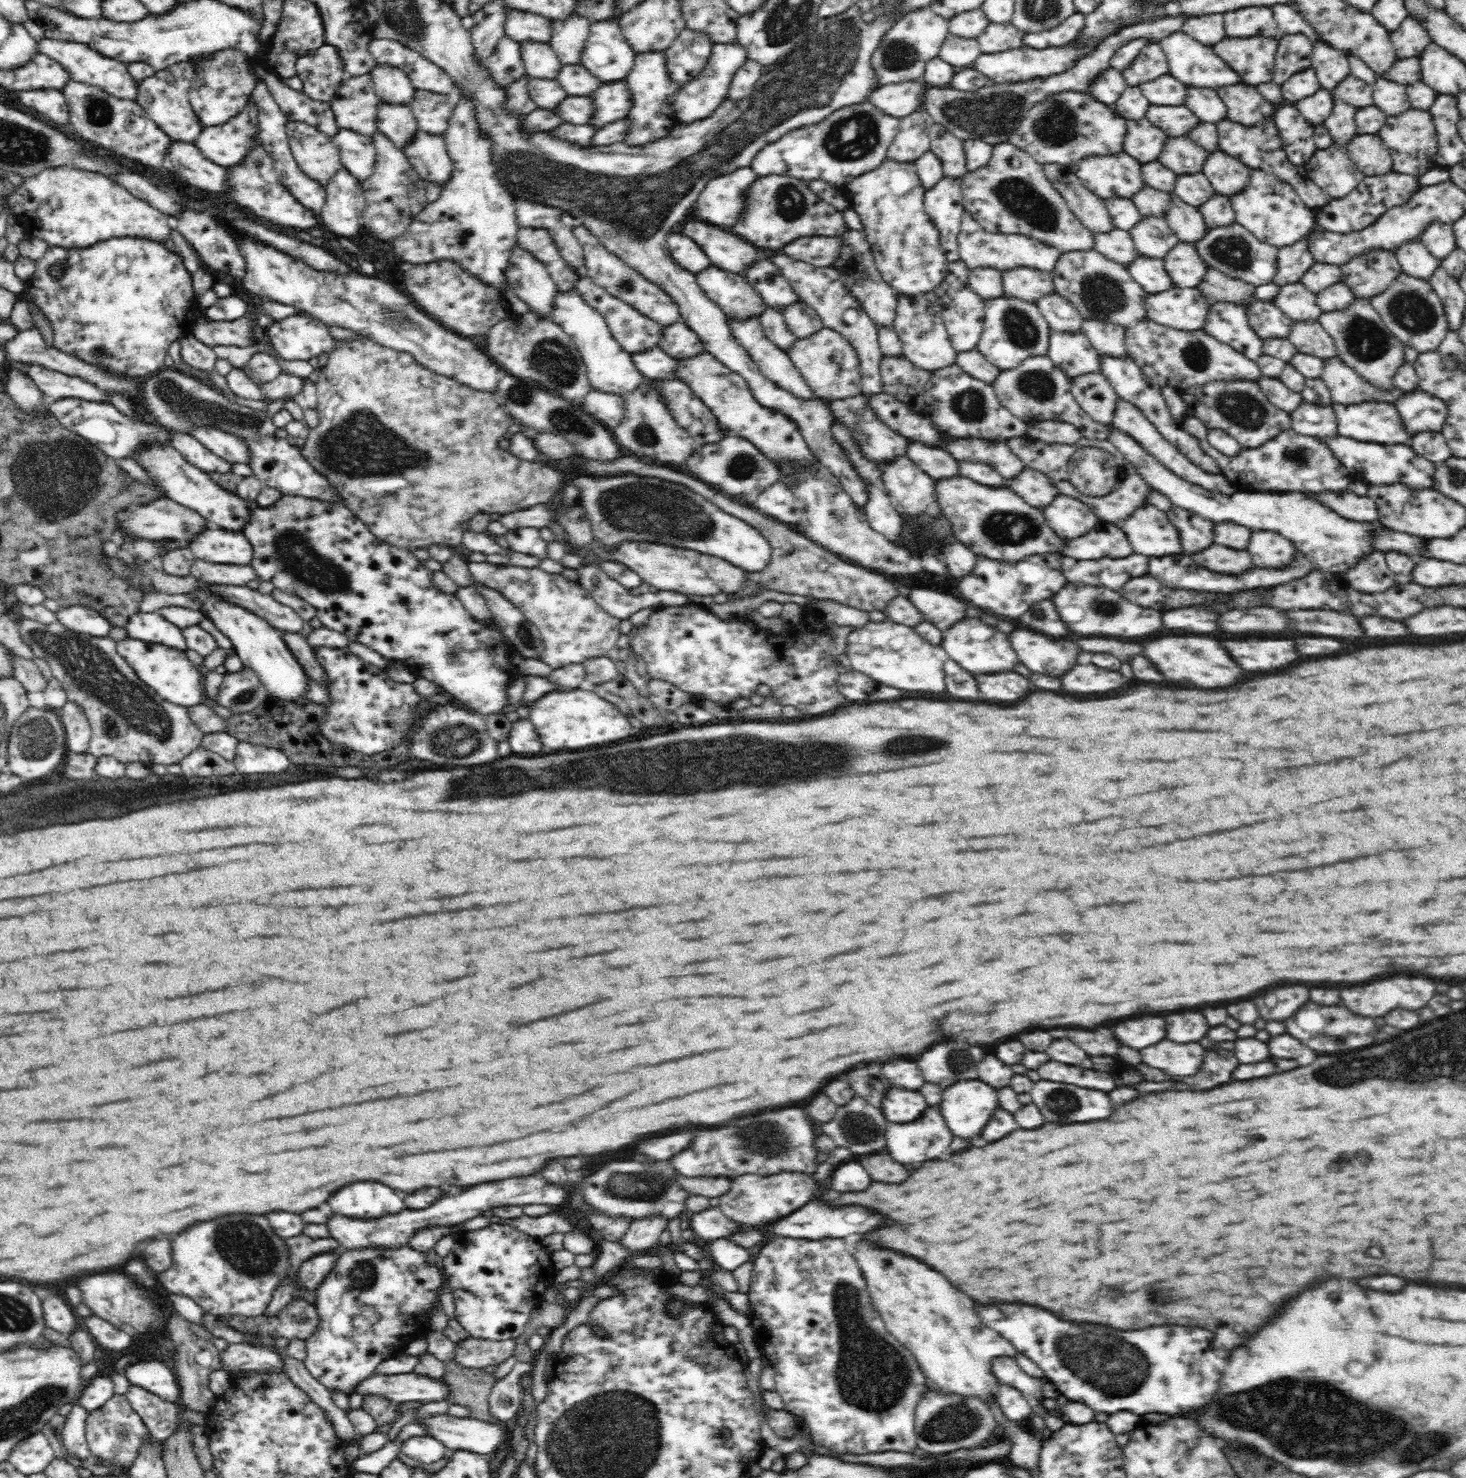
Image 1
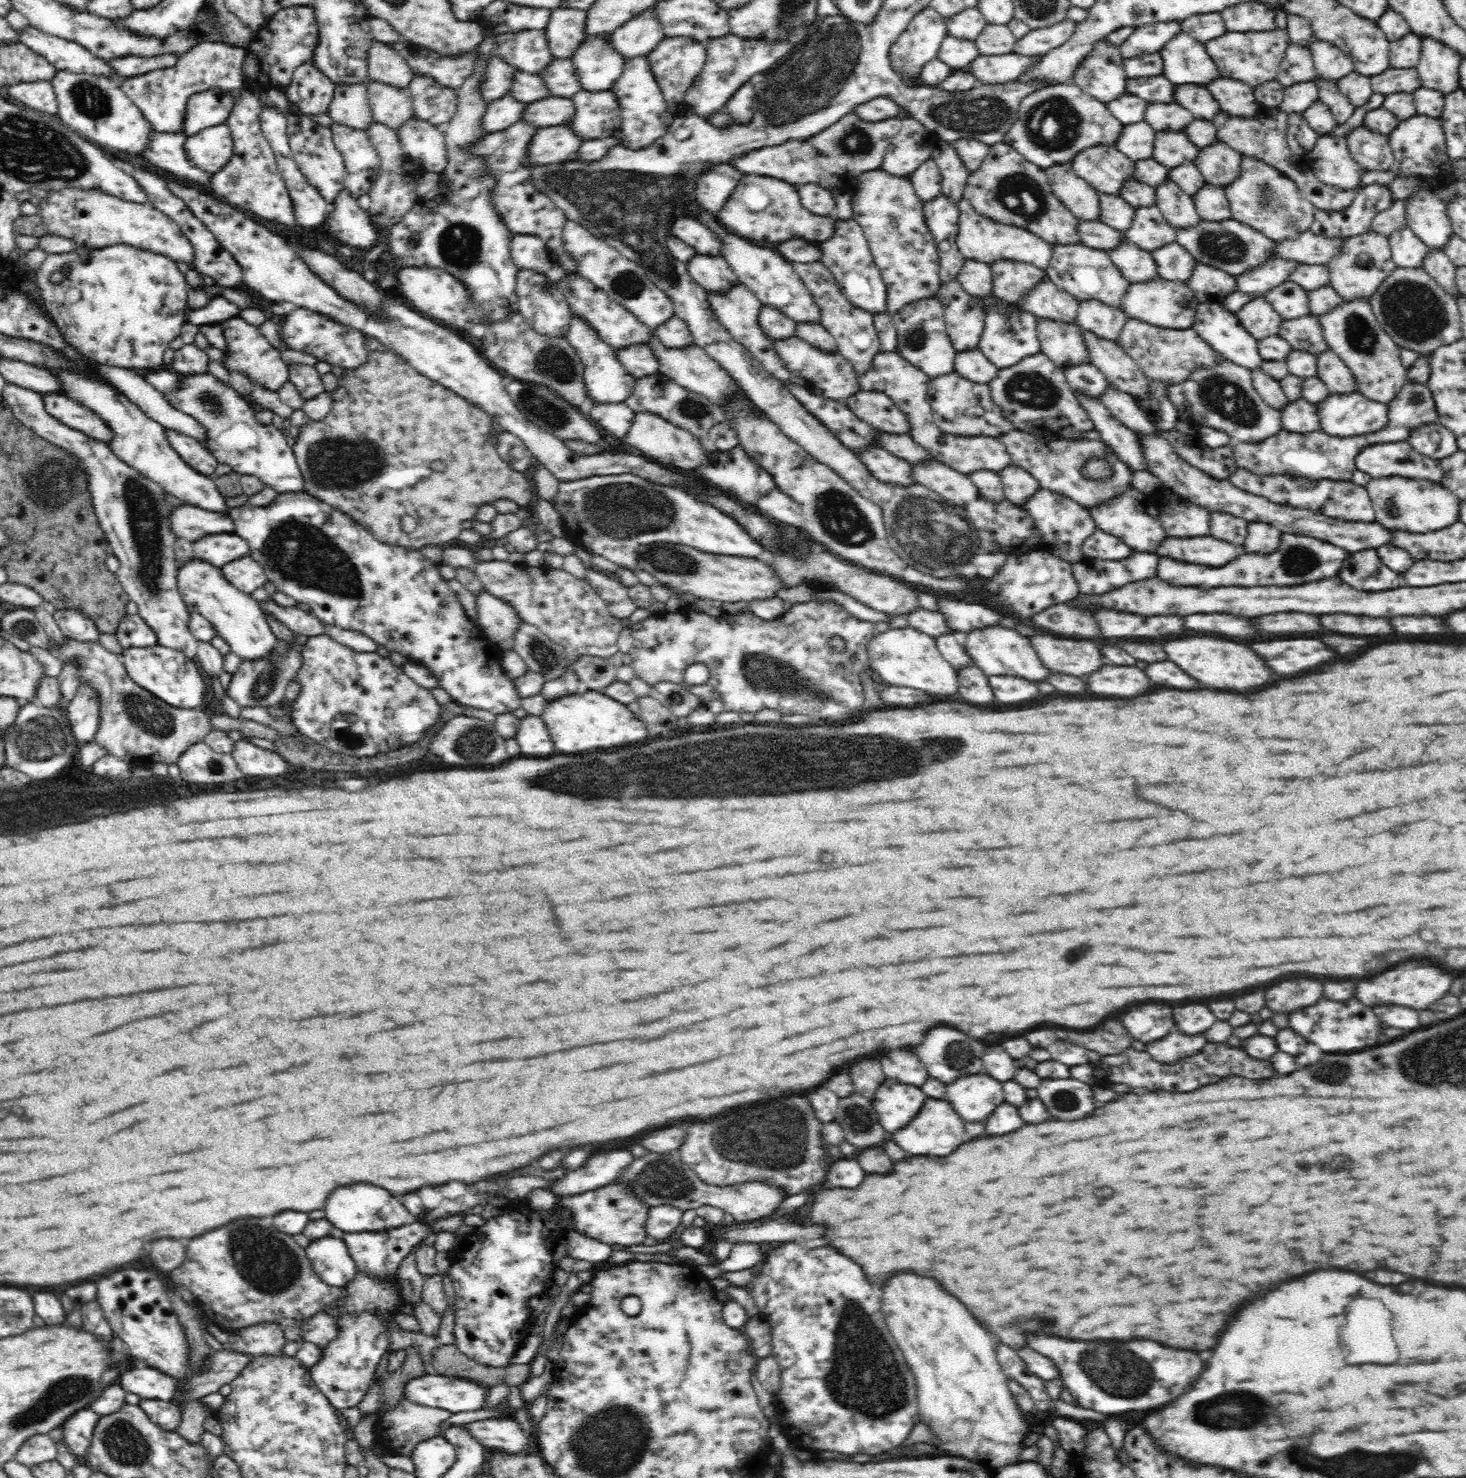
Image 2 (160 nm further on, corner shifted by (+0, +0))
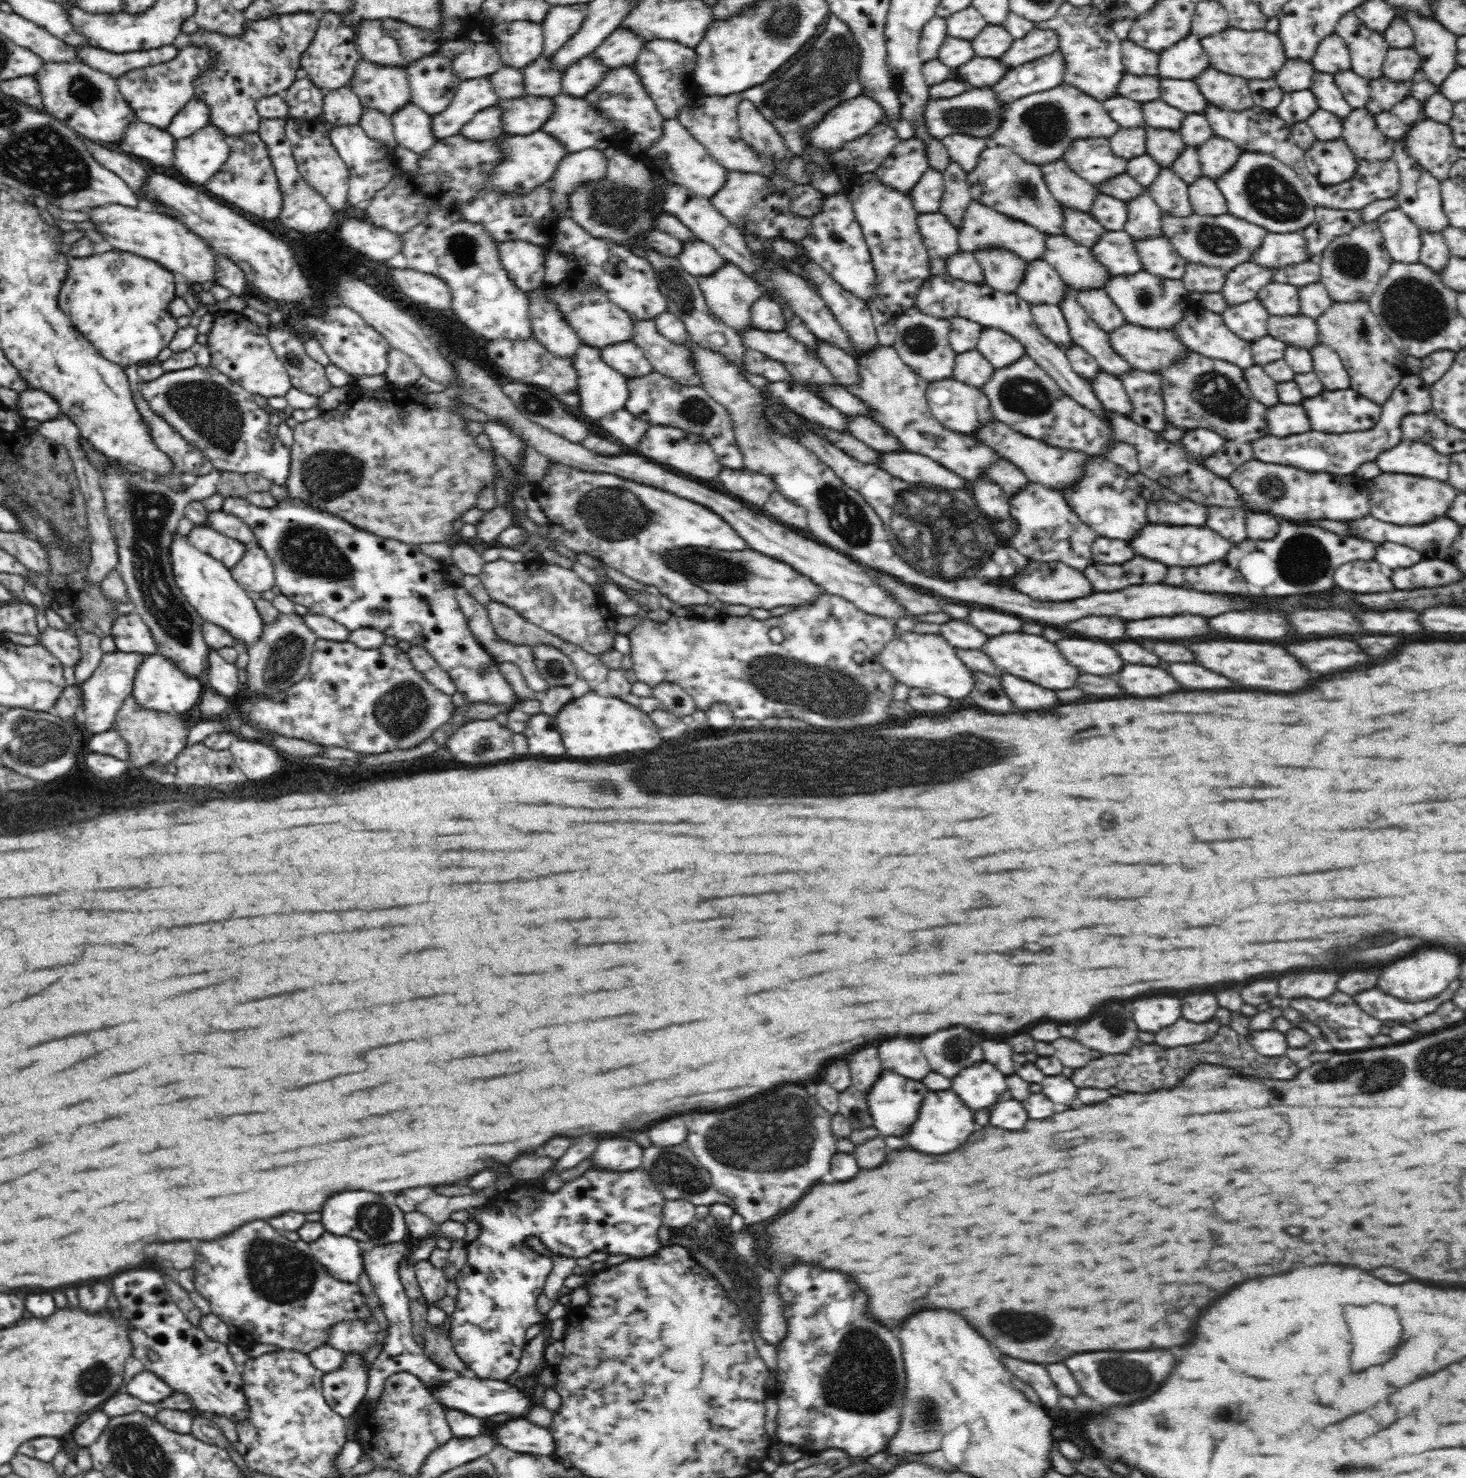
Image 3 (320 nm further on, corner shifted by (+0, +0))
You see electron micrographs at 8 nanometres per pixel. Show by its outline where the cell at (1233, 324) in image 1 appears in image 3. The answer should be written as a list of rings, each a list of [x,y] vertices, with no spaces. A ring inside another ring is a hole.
[[[1198,308],[1182,318],[1180,324],[1175,326],[1178,337],[1188,345],[1190,350],[1203,354],[1208,358],[1220,359],[1226,362],[1233,362],[1243,369],[1254,366],[1253,341],[1240,338],[1233,330],[1226,325],[1225,318],[1221,313]]]

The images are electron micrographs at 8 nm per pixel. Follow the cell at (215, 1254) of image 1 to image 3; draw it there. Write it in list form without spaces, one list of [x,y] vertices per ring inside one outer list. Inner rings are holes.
[[[266,1220],[246,1222],[226,1236],[198,1242],[194,1250],[195,1260],[191,1267],[196,1292],[210,1302],[211,1312],[228,1325],[232,1339],[240,1340],[245,1349],[258,1343],[273,1344],[279,1349],[308,1354],[313,1348],[325,1344],[325,1330],[334,1323],[346,1319],[371,1319],[371,1312],[366,1308],[356,1283],[332,1278],[312,1256],[304,1240],[288,1240],[286,1236],[278,1234],[276,1228],[270,1230]]]

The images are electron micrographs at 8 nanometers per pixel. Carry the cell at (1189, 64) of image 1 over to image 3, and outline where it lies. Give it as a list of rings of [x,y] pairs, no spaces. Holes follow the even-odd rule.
[[[1190,33],[1172,46],[1159,52],[1160,76],[1176,80],[1194,80],[1206,68],[1210,68],[1210,59],[1200,46],[1201,39]]]

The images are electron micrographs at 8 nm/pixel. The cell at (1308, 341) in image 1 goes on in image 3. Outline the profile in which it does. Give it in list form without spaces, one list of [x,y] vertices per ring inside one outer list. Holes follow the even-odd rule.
[[[1304,314],[1290,317],[1271,315],[1268,334],[1289,346],[1306,350],[1321,344],[1316,319]]]

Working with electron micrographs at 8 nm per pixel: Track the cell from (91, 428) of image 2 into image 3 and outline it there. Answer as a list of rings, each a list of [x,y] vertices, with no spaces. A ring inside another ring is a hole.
[[[34,388],[21,392],[20,414],[41,423],[65,416],[57,399],[45,390]]]

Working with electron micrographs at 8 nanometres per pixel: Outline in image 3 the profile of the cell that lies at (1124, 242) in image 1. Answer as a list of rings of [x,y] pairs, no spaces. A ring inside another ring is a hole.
[[[1066,208],[1064,210],[1066,215],[1065,235],[1072,241],[1092,248],[1108,233],[1107,229],[1101,226],[1092,214]]]

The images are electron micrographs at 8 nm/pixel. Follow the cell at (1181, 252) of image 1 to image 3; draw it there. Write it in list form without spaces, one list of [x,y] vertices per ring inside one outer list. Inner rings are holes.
[[[1166,237],[1136,243],[1144,270],[1159,277],[1182,279],[1189,262]]]

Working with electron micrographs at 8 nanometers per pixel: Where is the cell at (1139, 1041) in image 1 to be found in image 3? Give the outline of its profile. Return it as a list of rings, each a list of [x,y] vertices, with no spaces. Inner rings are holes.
[[[1170,996],[1146,998],[1132,1002],[1132,1020],[1139,1032],[1156,1034],[1163,1028],[1176,1024],[1181,1018],[1180,1000]]]

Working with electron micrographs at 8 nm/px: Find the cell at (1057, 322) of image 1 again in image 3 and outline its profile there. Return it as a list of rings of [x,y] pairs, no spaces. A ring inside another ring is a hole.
[[[1043,258],[1027,262],[1026,274],[1016,295],[1032,306],[1062,305],[1067,296],[1066,285],[1058,273]]]

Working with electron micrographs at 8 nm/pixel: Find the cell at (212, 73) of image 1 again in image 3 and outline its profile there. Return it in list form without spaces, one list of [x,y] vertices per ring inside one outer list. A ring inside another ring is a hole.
[[[191,98],[185,107],[173,118],[172,124],[167,131],[174,135],[176,140],[192,136],[201,128],[210,125],[210,105],[204,99]]]

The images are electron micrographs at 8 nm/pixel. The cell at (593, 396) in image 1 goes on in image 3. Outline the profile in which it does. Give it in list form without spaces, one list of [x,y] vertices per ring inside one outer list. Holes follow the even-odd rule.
[[[620,409],[604,415],[598,420],[598,424],[616,440],[620,440],[626,446],[636,446],[638,440],[642,438],[642,434],[649,425],[645,420],[642,420],[638,415],[630,413],[629,410]]]

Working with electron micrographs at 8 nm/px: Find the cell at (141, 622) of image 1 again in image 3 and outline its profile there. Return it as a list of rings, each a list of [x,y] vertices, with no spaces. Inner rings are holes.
[[[136,612],[120,615],[112,626],[111,637],[117,651],[139,653],[142,656],[157,653],[157,644],[151,630]]]

